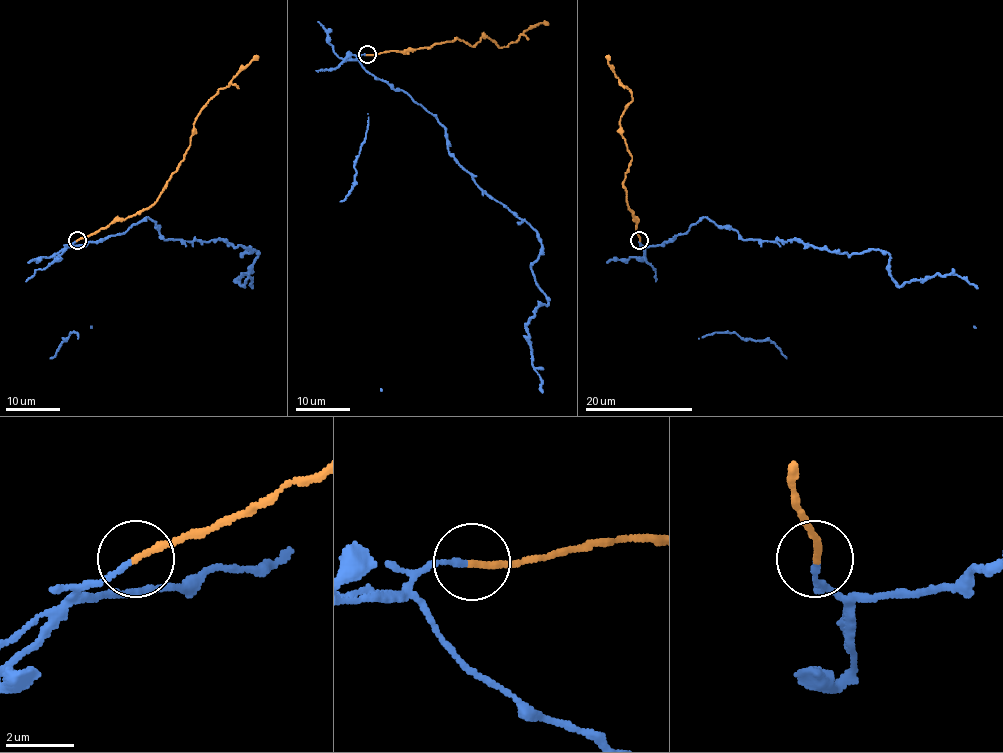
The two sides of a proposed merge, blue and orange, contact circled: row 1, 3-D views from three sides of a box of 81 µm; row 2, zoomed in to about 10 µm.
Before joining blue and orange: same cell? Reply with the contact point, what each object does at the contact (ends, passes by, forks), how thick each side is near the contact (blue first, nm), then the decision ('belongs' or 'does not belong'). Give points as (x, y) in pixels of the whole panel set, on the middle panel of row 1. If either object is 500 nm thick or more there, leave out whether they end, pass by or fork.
place (367, 54); blue ends; orange ends; calibres 140 and 200 nm; belongs

